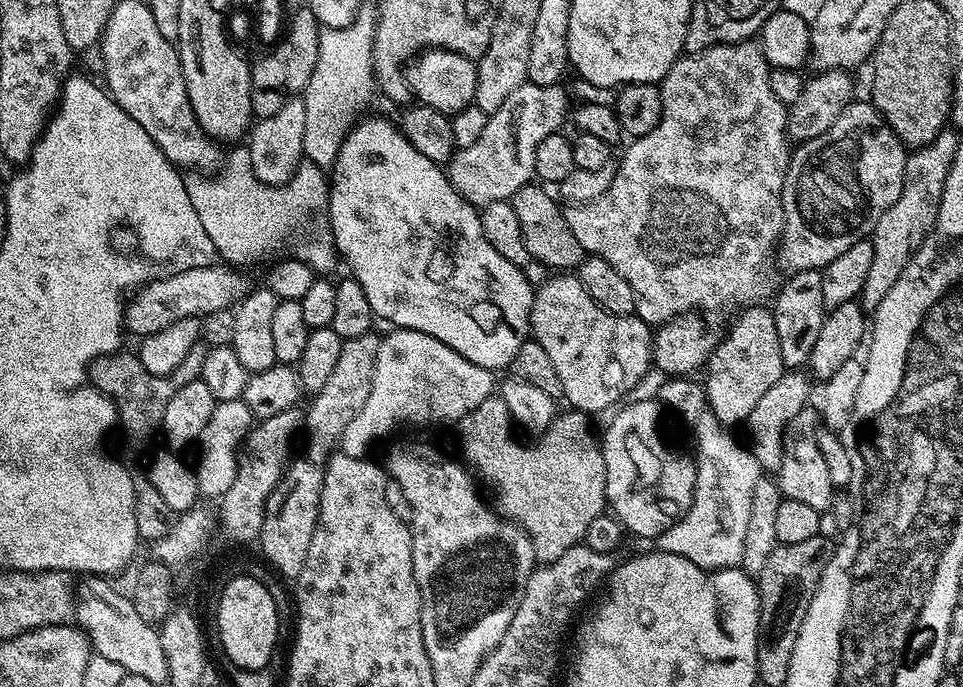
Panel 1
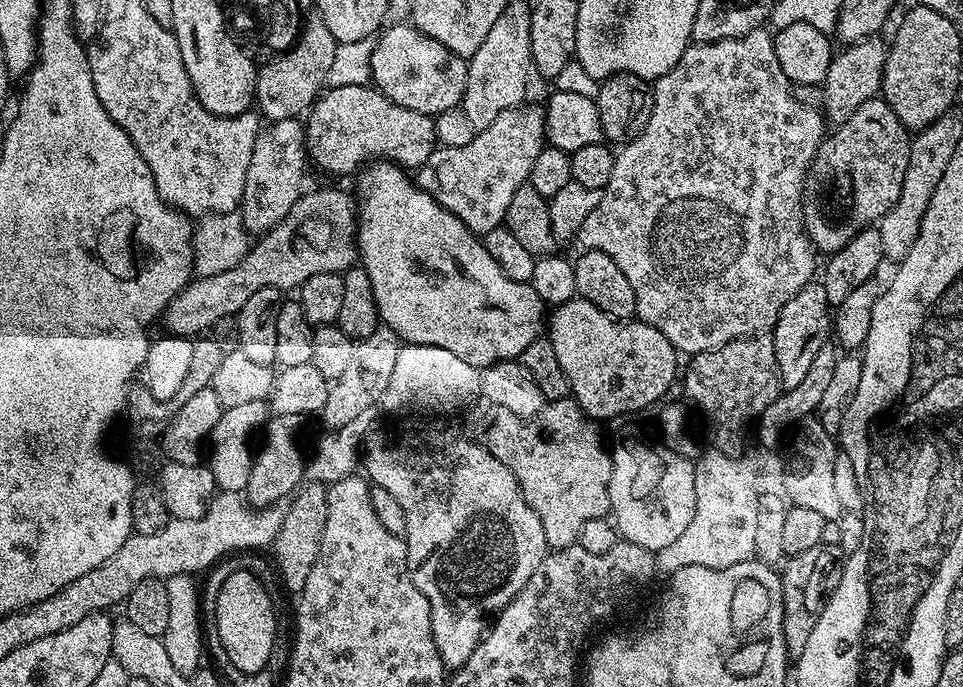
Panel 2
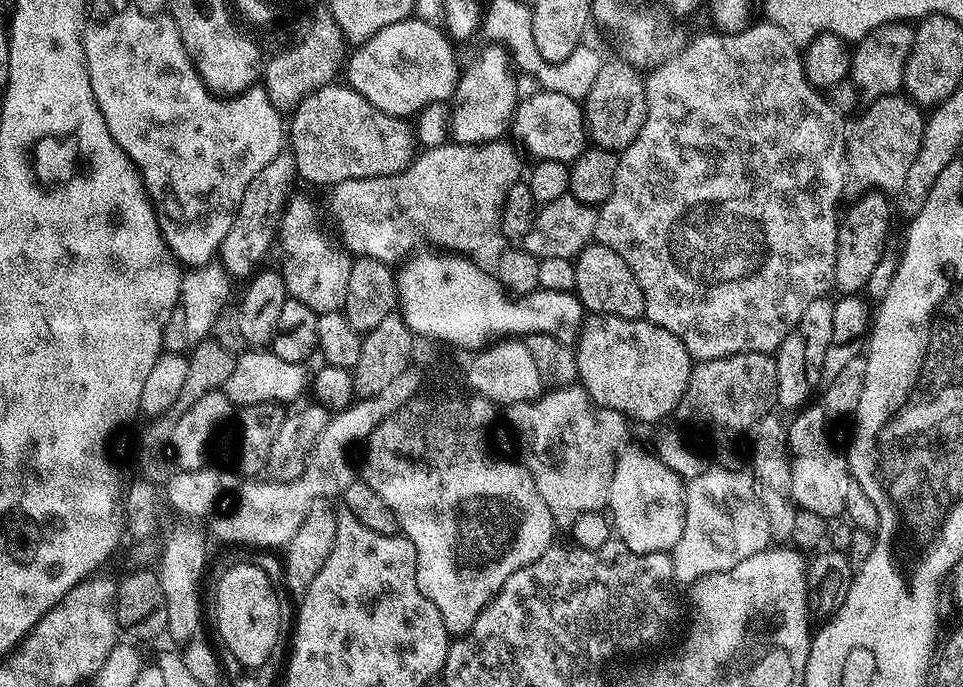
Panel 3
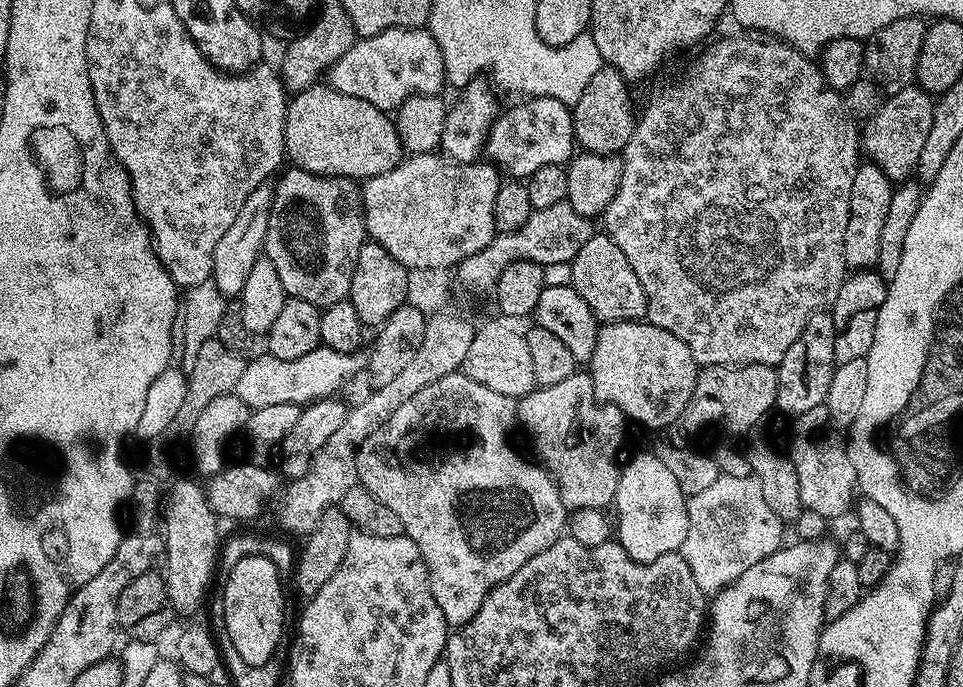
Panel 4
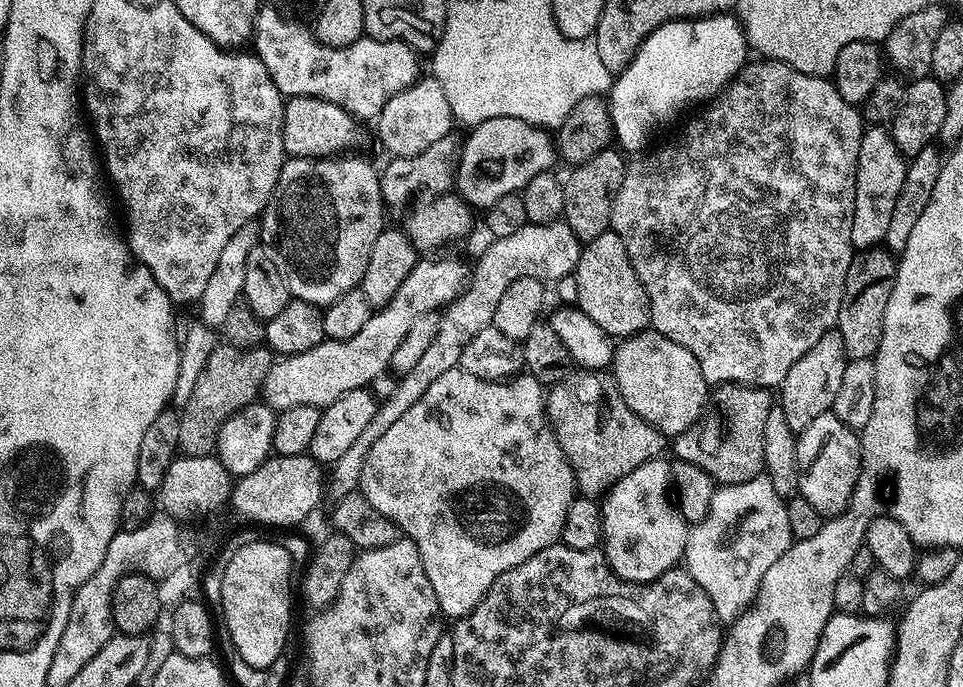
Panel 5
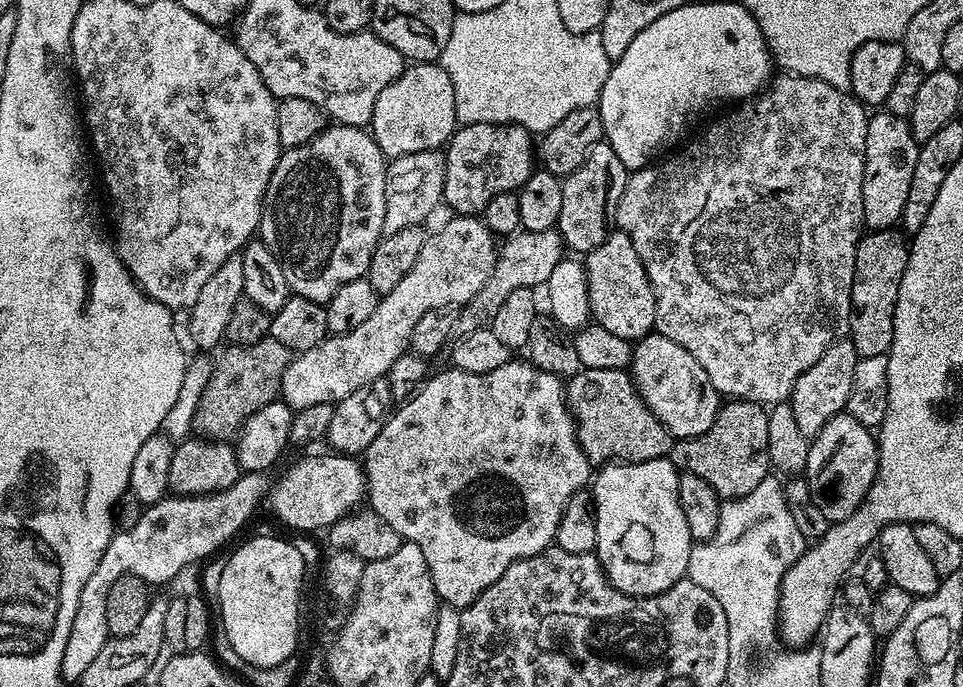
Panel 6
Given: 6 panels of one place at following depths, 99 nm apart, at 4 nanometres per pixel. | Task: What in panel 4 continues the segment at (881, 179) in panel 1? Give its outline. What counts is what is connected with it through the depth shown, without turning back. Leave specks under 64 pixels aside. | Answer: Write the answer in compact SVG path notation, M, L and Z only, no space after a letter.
M915 83L908 84L905 88L899 88L897 92L891 93L881 103L876 113L872 115L871 120L863 125L863 155L871 163L880 167L893 182L907 181L915 173L916 167L918 166L918 157L922 154L922 145L926 142L926 138L930 134L930 125L934 122L935 109L936 100L934 99L933 93L926 91L925 88L921 88Z

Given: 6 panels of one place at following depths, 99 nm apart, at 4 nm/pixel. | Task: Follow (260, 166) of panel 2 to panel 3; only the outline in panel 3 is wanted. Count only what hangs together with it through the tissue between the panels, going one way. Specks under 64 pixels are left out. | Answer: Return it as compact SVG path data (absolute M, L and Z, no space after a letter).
M281 152L274 160L254 176L254 179L246 186L242 196L242 202L236 211L234 222L231 224L230 233L220 244L218 258L220 263L227 269L231 277L249 277L257 265L256 262L275 243L279 235L280 220L284 209L291 200L294 182L298 178L295 160L291 153Z

